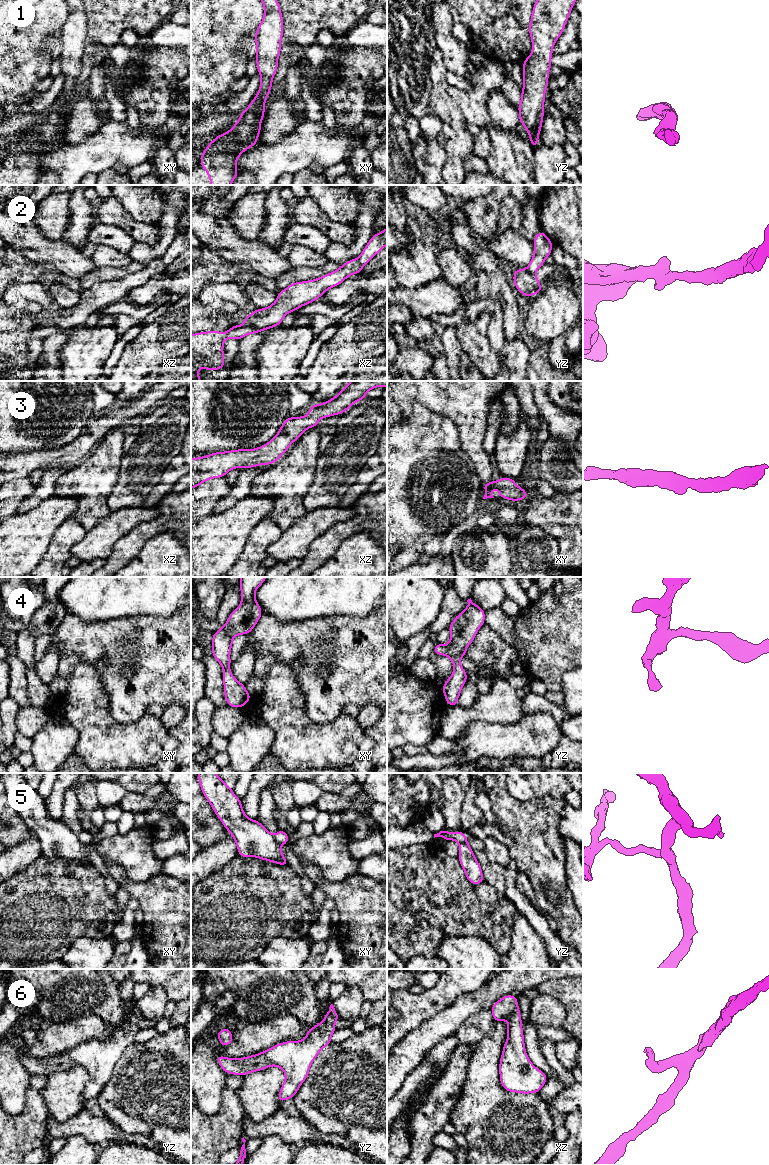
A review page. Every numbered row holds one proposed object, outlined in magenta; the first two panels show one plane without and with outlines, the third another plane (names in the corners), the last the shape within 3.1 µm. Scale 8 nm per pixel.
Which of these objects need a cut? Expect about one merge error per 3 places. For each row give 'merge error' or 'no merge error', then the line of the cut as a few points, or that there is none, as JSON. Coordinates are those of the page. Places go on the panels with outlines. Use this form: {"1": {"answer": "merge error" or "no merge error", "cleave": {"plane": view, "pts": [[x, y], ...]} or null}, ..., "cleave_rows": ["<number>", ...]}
{"1": {"answer": "no merge error", "cleave": null}, "2": {"answer": "merge error", "cleave": {"plane": "xz", "pts": [[243, 324], [250, 325], [261, 331]]}}, "3": {"answer": "no merge error", "cleave": null}, "4": {"answer": "no merge error", "cleave": null}, "5": {"answer": "merge error", "cleave": {"plane": "xy", "pts": [[273, 835], [280, 845]]}}, "6": {"answer": "no merge error", "cleave": null}, "cleave_rows": ["2", "5"]}

